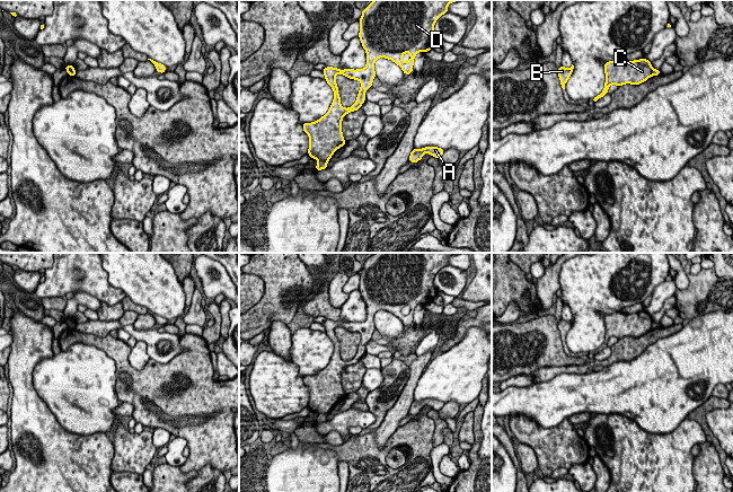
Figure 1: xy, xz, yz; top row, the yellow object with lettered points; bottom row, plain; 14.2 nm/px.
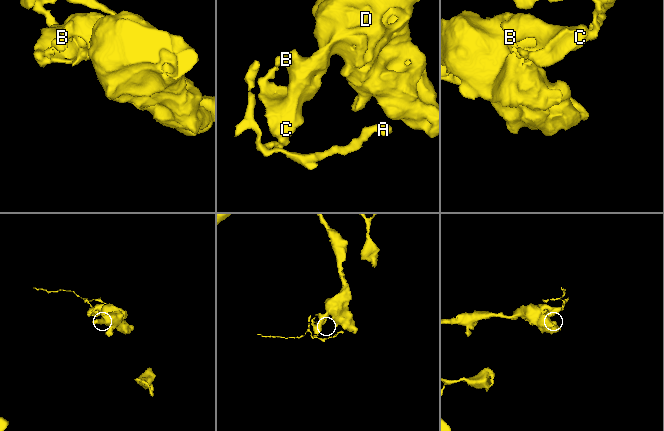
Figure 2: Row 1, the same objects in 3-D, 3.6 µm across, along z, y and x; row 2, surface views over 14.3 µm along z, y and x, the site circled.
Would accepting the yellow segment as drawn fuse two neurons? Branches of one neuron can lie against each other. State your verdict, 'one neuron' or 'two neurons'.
two neurons

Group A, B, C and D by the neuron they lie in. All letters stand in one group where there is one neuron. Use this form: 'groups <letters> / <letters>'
groups A / B C D

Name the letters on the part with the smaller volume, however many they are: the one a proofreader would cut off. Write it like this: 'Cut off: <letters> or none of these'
Cut off: A

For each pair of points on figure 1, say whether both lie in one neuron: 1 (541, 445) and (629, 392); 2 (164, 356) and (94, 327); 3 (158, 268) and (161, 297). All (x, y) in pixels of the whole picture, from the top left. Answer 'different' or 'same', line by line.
1: different
2: same
3: same

